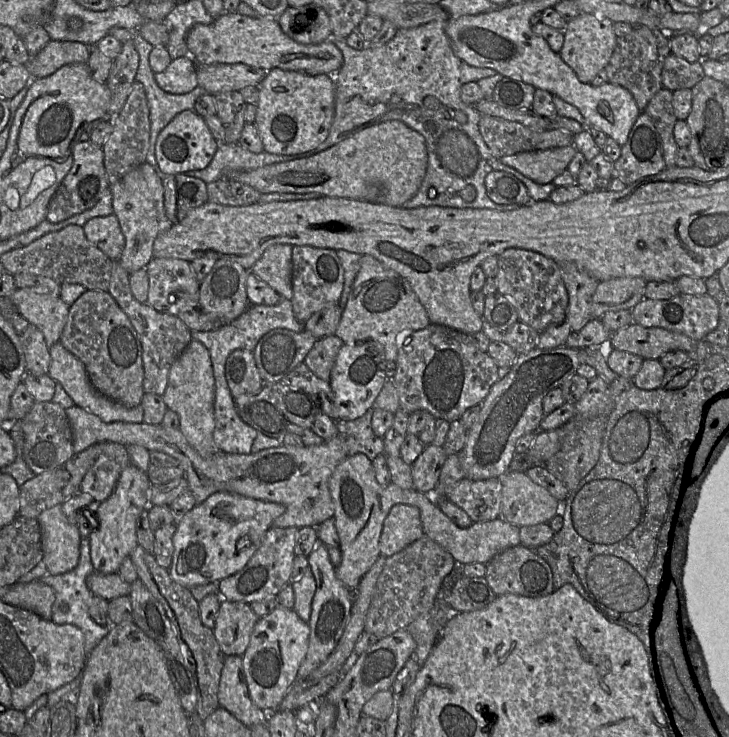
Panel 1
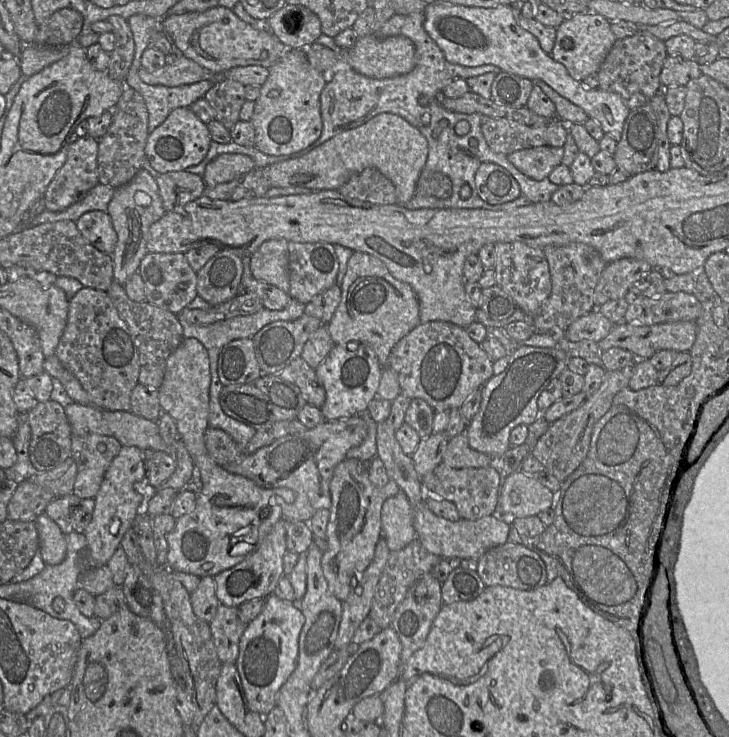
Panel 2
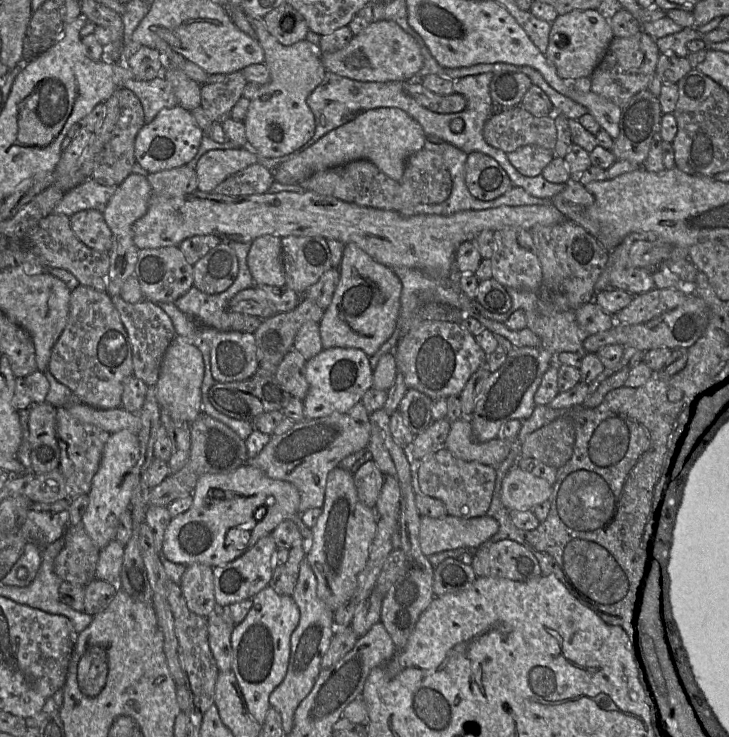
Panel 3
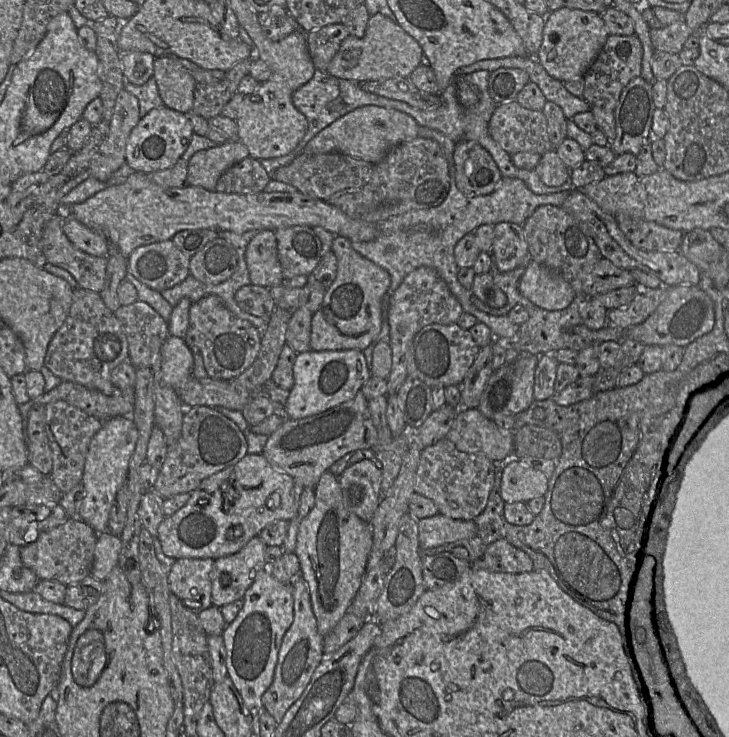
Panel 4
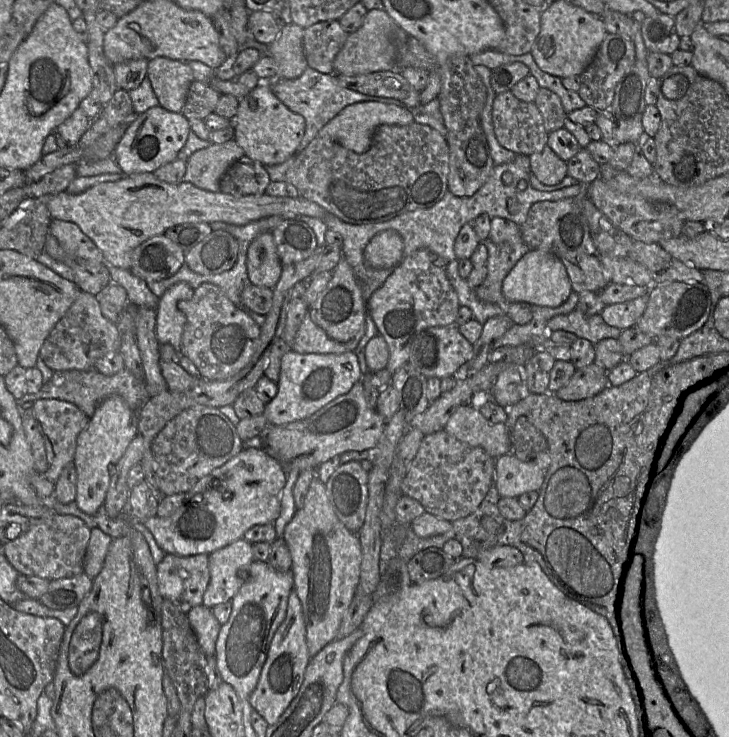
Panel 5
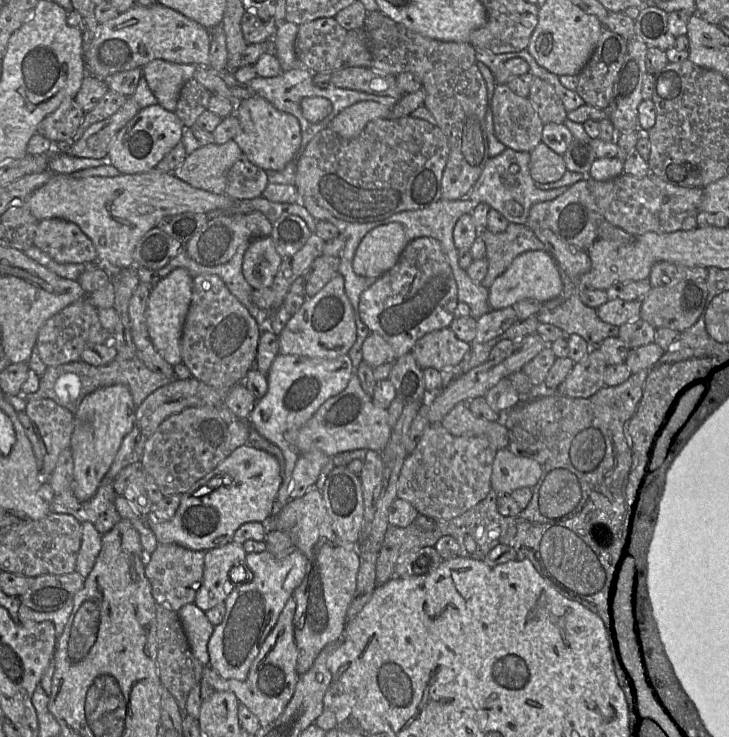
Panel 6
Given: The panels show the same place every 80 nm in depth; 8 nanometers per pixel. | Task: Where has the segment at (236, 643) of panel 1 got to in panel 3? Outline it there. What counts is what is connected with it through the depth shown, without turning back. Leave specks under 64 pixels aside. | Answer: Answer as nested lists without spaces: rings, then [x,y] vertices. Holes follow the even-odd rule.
[[[216,608],[207,618],[210,649],[220,672],[228,671],[232,666],[231,635],[236,626],[227,614],[227,608]]]

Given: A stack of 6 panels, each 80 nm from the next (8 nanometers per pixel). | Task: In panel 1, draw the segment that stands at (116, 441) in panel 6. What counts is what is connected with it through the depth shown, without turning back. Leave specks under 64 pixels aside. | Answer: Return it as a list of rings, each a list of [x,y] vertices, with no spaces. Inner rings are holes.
[[[130,464],[121,472],[112,494],[100,503],[97,510],[99,526],[88,537],[95,571],[104,574],[118,573],[123,560],[139,545],[136,523],[139,515],[149,506],[151,486],[147,474]]]

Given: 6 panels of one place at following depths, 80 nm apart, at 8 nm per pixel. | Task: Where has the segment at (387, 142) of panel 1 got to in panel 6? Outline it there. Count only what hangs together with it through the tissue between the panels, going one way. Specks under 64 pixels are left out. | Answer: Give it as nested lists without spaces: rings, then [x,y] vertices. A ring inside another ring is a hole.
[[[374,101],[357,102],[343,109],[328,125],[342,137],[352,139],[361,134],[373,119],[387,119],[391,107]]]

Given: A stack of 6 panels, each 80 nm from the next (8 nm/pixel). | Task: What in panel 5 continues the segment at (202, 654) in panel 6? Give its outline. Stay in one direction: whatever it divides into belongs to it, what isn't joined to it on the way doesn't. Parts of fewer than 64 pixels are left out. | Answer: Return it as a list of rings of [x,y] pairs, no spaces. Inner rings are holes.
[[[203,605],[194,606],[187,611],[187,616],[205,655],[207,657],[214,655],[222,625],[214,616],[212,609]]]

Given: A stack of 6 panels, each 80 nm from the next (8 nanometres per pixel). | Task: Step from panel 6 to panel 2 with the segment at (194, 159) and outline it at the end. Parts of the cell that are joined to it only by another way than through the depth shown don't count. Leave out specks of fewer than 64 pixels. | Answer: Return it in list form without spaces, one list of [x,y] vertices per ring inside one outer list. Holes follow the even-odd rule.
[[[223,153],[210,161],[204,171],[206,187],[230,182],[255,168],[252,158],[245,154]]]

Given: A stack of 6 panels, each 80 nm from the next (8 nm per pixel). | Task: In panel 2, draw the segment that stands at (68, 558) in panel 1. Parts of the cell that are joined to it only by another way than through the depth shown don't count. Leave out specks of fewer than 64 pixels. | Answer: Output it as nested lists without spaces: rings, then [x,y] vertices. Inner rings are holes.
[[[44,512],[35,522],[39,538],[39,552],[44,563],[46,565],[60,564],[66,558],[66,535]]]

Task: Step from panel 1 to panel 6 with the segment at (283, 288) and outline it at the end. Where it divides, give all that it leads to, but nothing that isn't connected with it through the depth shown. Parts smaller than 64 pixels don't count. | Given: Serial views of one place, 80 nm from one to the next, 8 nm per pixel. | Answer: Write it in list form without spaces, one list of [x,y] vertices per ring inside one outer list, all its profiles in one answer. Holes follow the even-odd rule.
[[[271,236],[254,239],[244,254],[243,275],[253,289],[269,288],[282,260]]]

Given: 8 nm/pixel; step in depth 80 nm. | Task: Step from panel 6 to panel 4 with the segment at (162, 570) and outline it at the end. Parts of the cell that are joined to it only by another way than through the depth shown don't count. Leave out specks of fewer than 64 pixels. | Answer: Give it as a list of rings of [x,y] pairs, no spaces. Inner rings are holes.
[[[210,558],[176,559],[167,574],[170,592],[196,614],[212,606],[213,562]]]

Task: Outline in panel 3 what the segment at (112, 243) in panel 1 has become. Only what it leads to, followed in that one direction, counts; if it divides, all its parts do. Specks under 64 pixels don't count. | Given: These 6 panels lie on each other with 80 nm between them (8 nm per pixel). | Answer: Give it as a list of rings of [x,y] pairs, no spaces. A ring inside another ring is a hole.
[[[82,210],[69,218],[71,229],[81,242],[100,253],[110,251],[112,232],[105,221],[103,210]]]

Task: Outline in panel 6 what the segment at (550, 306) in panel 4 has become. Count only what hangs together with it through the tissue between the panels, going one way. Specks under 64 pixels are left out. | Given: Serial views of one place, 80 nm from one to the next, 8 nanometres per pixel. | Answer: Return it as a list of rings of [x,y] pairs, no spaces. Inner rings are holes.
[[[531,250],[517,256],[507,270],[495,279],[488,291],[489,306],[495,310],[513,306],[523,299],[535,299],[541,303],[555,299],[563,291],[563,282],[552,255],[545,250]]]

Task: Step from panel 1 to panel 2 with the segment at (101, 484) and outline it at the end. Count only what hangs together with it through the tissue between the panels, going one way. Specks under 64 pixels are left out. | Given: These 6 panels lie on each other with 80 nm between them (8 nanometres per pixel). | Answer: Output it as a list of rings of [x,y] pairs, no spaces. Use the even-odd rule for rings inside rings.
[[[100,434],[71,437],[71,457],[77,464],[72,493],[81,499],[97,495],[105,473],[122,445],[114,437]]]

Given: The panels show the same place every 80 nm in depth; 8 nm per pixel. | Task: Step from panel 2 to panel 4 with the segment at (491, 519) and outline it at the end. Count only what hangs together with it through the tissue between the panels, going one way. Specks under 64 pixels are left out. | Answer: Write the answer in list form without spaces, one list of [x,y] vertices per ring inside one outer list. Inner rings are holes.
[[[442,514],[418,520],[420,549],[430,549],[458,540],[471,539],[477,534],[473,520],[455,520]]]

